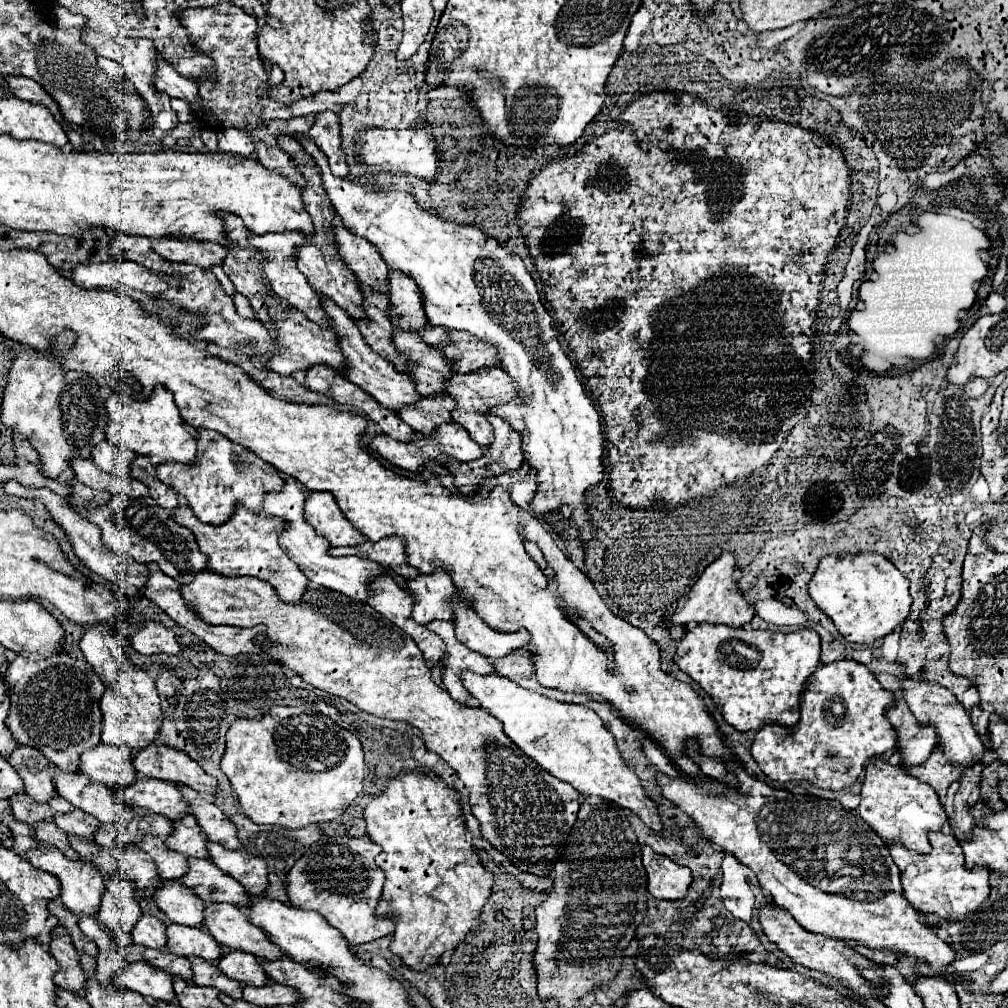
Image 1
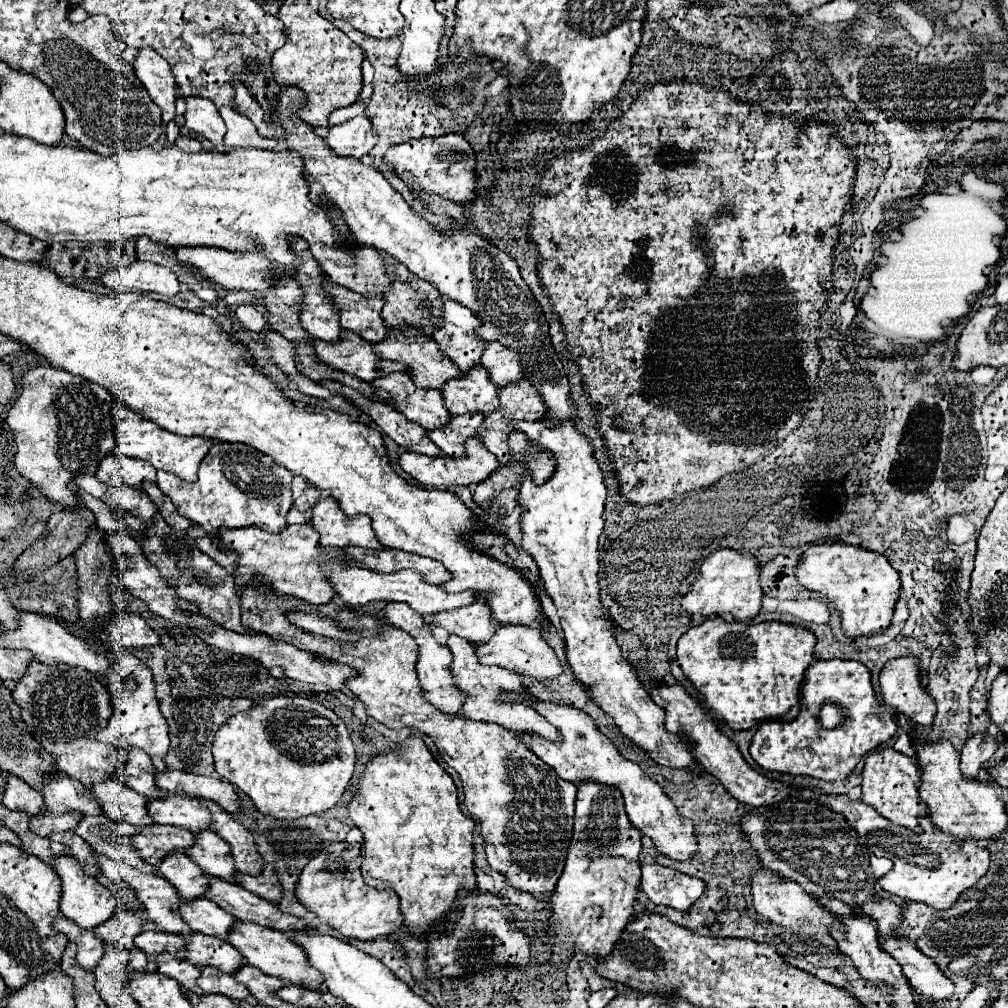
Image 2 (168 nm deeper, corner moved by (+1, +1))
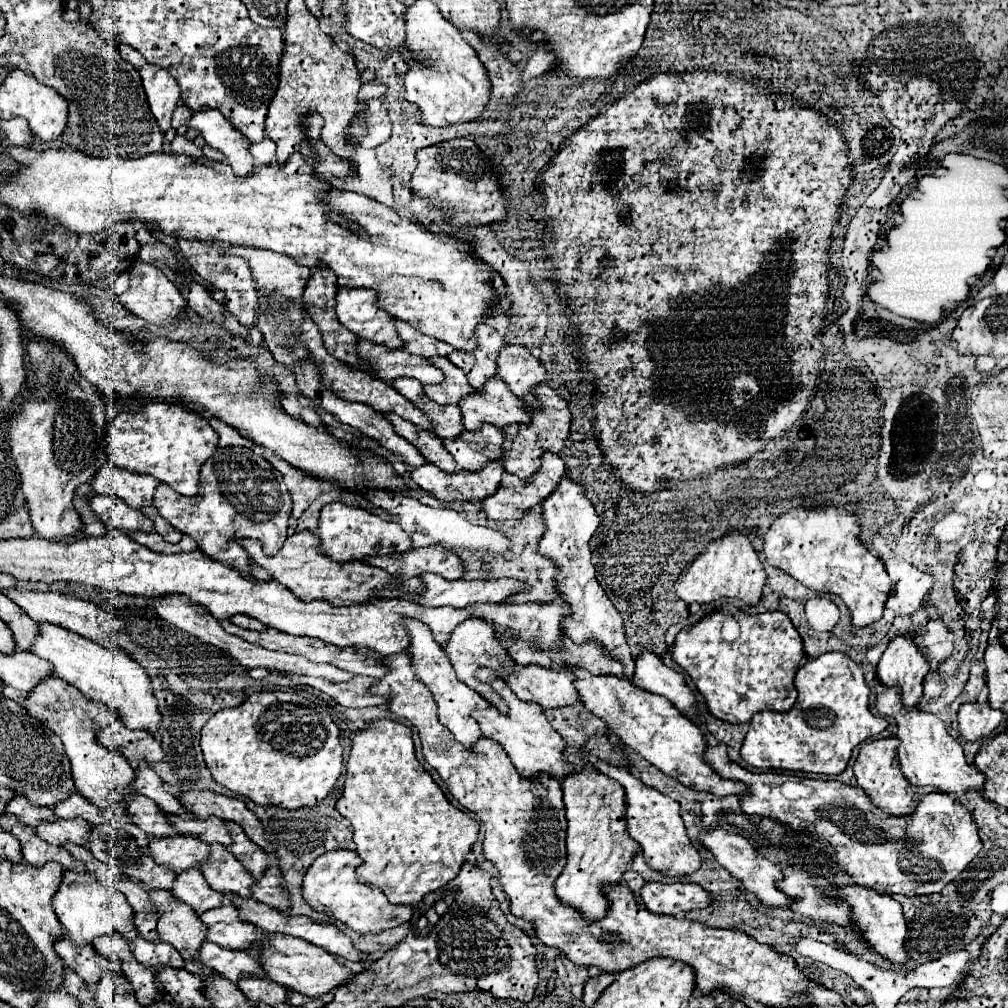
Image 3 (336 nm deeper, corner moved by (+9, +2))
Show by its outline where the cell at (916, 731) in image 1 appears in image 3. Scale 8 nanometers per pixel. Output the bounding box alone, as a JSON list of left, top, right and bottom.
[878,637,930,705]

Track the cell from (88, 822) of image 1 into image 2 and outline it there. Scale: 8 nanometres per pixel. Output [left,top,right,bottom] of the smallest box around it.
[74,814,156,872]

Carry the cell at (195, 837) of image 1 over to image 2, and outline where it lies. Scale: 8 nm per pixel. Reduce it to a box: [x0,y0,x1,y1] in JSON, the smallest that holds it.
[184,830,236,882]

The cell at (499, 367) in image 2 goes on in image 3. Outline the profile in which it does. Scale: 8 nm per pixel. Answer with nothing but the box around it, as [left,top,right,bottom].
[498,345,546,409]

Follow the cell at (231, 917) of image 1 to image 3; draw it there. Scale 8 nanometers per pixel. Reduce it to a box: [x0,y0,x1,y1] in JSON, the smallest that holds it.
[260,935,352,997]

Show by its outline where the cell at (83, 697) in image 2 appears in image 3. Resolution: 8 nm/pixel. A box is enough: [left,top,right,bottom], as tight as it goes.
[26,677,134,809]

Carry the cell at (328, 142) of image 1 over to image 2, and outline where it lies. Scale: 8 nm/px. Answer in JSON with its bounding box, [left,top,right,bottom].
[324,116,376,160]

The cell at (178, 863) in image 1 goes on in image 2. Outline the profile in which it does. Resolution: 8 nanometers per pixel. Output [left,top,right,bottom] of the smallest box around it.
[156,852,208,900]

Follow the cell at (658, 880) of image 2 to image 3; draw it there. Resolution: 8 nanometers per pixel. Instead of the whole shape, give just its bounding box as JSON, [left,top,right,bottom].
[640,883,712,915]

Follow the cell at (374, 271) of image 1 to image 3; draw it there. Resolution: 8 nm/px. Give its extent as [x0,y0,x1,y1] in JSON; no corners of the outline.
[396,321,454,357]

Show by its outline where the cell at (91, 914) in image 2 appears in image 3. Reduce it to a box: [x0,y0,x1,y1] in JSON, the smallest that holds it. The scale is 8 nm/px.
[52,871,138,945]

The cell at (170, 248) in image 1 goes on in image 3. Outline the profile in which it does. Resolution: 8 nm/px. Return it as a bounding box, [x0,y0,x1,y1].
[226,247,312,299]

